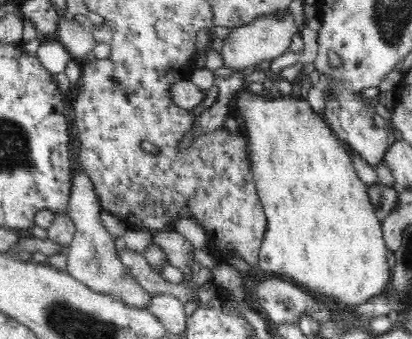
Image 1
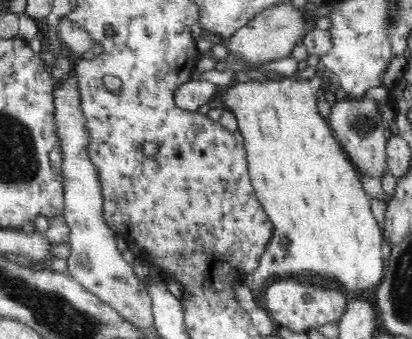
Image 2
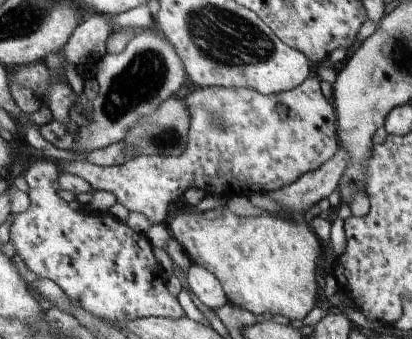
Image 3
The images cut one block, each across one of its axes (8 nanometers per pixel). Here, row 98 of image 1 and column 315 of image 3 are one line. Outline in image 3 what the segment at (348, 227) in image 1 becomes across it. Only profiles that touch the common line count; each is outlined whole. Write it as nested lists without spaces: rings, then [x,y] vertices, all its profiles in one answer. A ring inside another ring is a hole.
[[[223,204],[217,210],[209,210],[205,214],[179,214],[171,220],[167,226],[169,236],[175,238],[181,248],[187,252],[193,264],[209,270],[215,274],[215,278],[221,282],[221,288],[227,296],[227,300],[251,314],[271,314],[277,320],[289,322],[289,320],[303,320],[309,310],[315,308],[319,302],[317,296],[317,260],[321,260],[321,242],[313,234],[313,230],[307,226],[307,218],[285,222],[271,216],[261,218],[241,218],[227,210]]]

